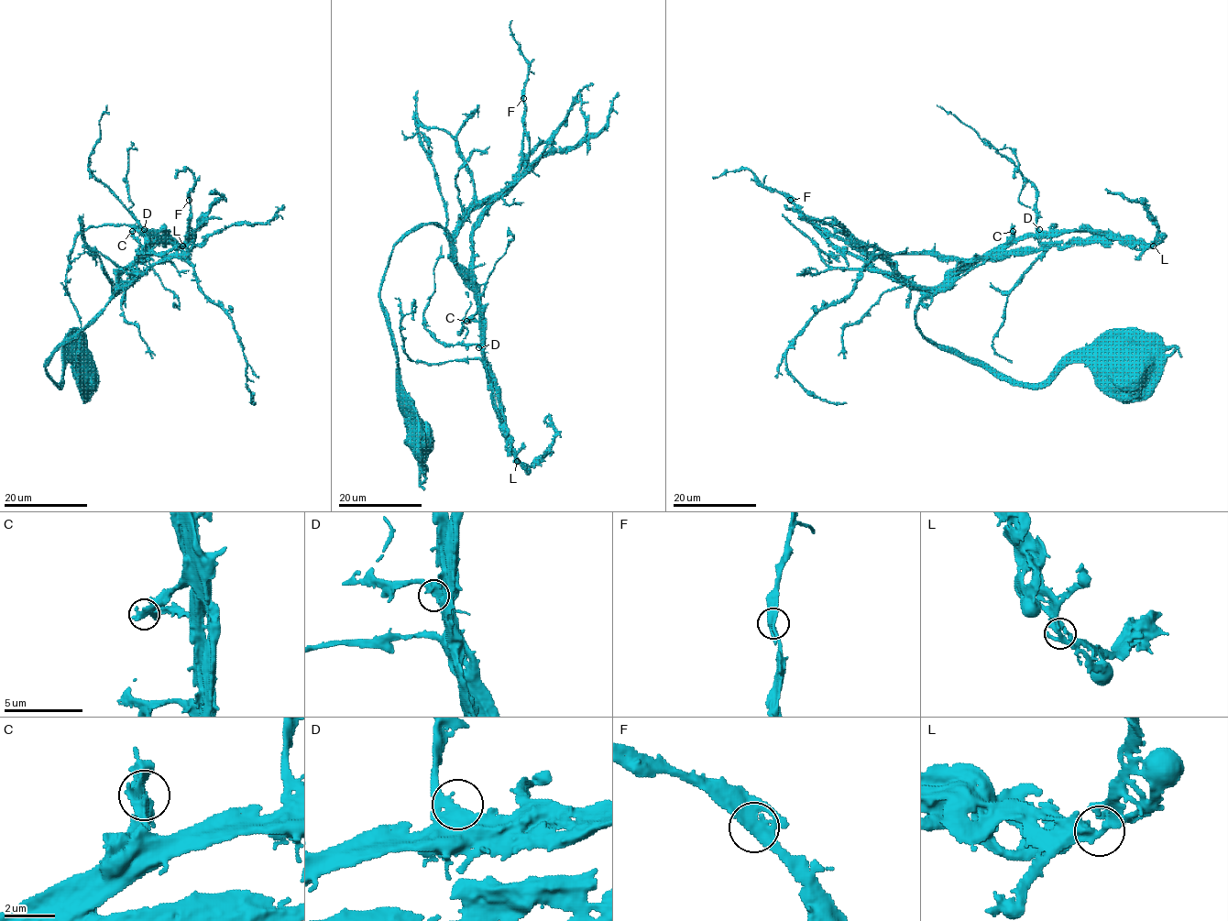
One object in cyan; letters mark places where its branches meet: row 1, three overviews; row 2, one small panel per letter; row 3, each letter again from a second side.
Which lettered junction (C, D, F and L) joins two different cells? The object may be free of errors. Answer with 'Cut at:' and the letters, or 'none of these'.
Cut at: C

